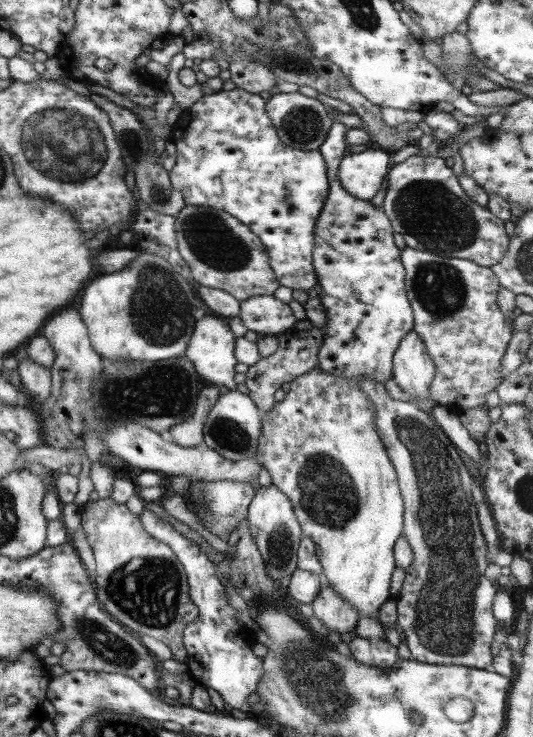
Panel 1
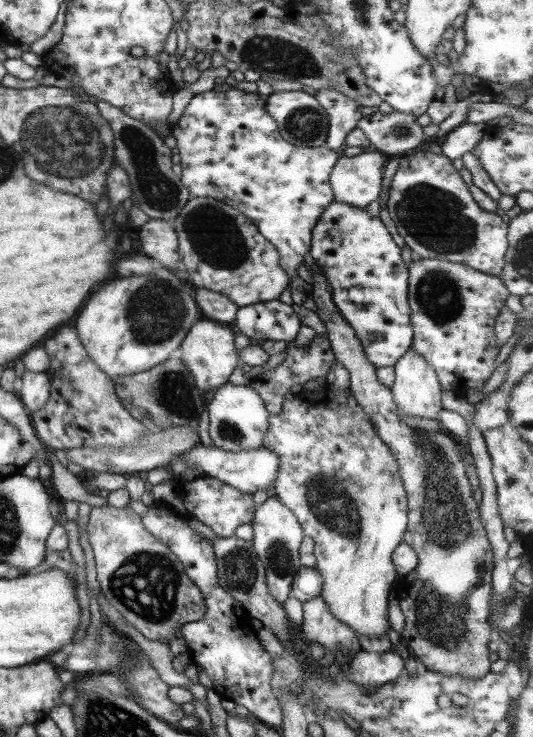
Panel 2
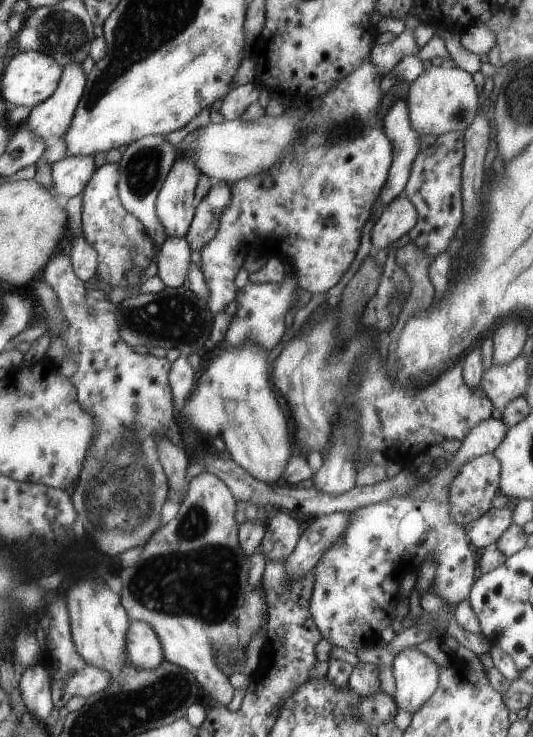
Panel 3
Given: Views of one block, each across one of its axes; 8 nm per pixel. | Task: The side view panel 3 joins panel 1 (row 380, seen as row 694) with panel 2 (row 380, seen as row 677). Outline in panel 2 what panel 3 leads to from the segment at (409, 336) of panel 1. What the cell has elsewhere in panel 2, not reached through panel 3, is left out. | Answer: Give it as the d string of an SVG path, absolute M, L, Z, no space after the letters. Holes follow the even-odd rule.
M410 348L396 360L394 368L395 381L391 392L398 408L406 415L436 419L438 412L443 409L443 404L441 384L434 366L430 366L424 356L420 356L418 352Z

